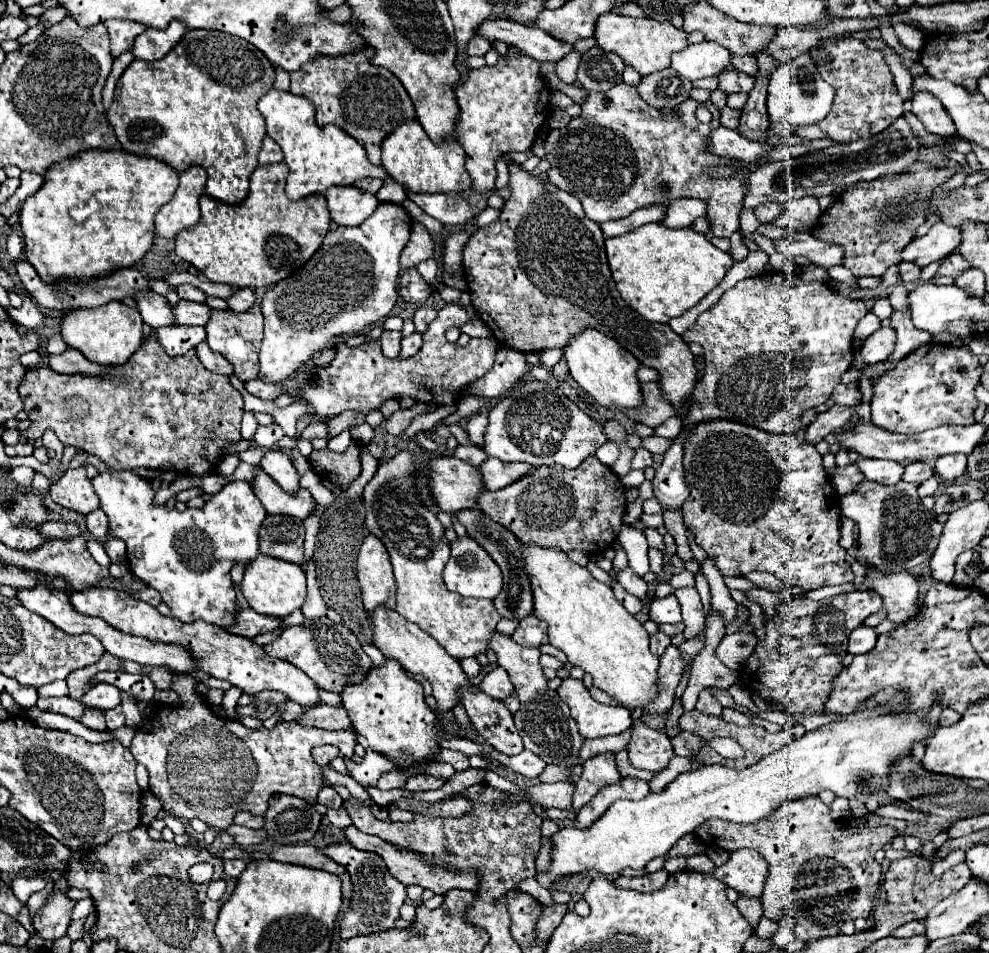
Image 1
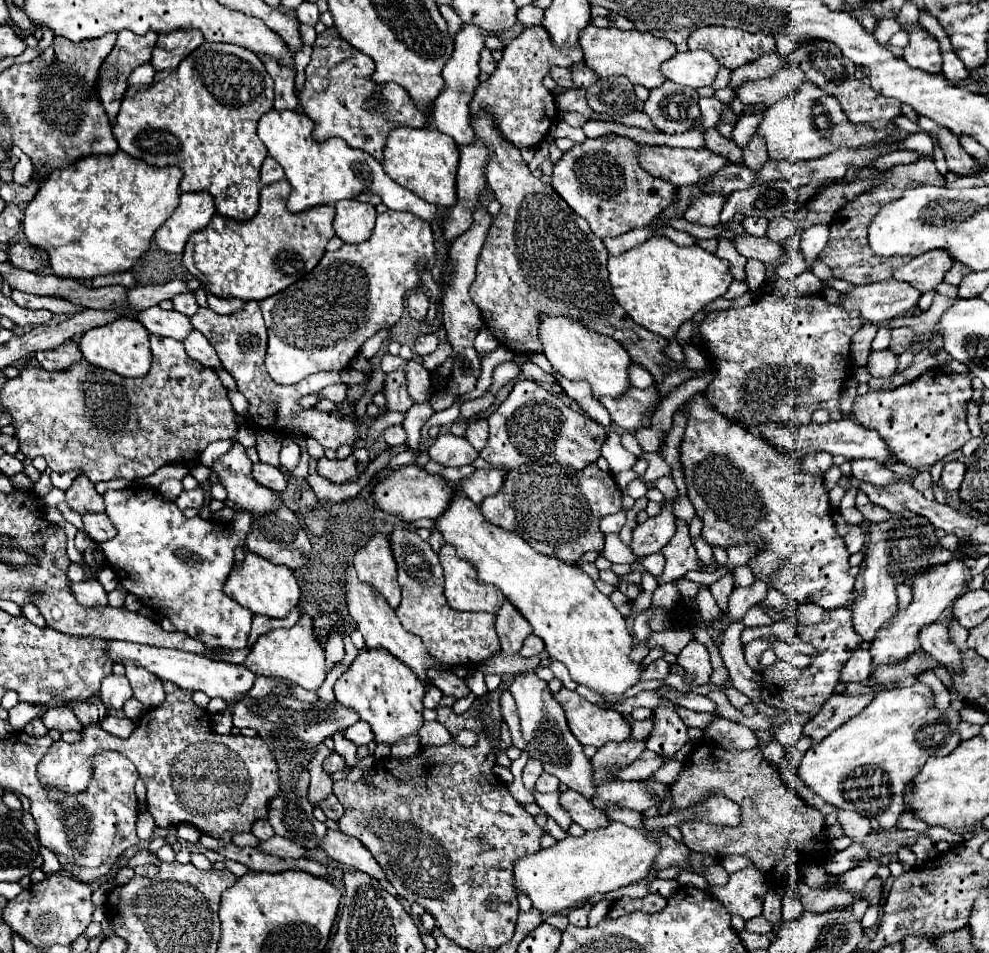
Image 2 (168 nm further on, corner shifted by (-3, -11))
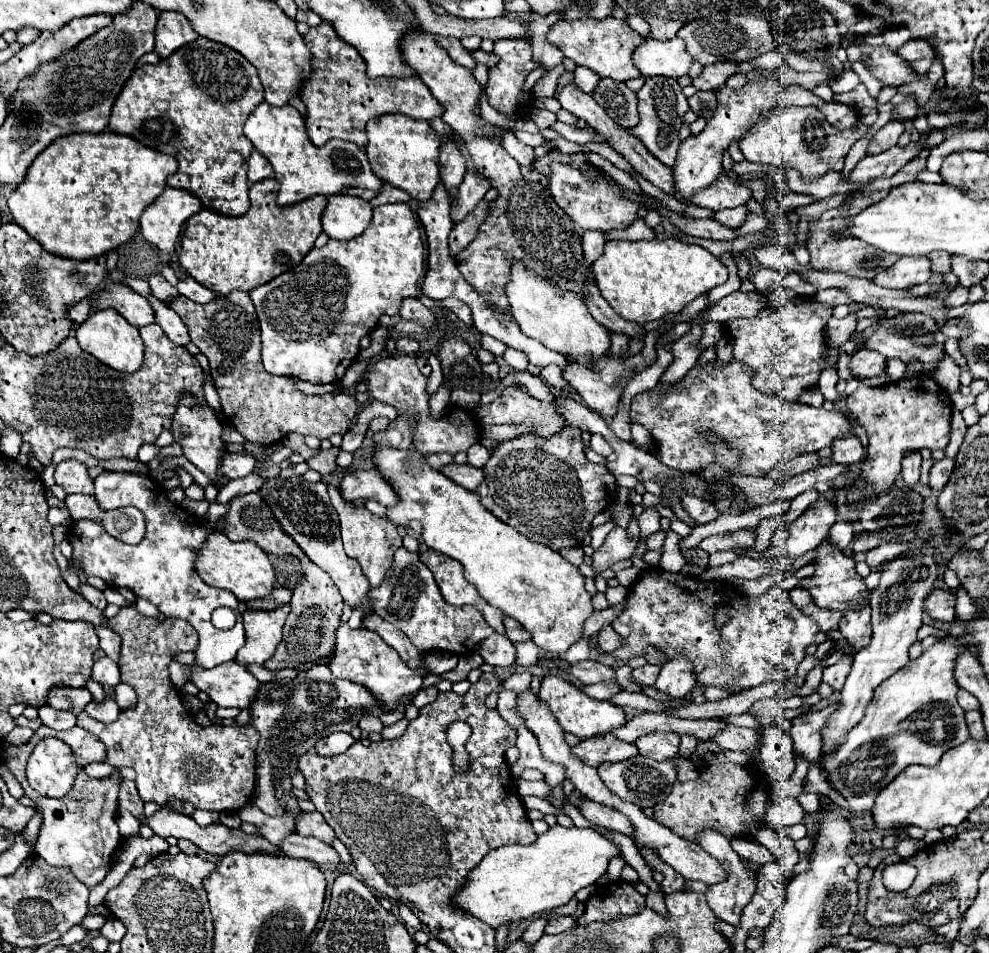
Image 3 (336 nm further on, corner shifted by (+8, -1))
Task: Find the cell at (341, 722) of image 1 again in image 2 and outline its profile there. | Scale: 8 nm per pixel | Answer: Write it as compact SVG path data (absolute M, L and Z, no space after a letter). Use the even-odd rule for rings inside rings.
M359 721L347 729L347 739L359 747L359 745L367 745L375 741L375 735L371 733L371 727L365 721Z

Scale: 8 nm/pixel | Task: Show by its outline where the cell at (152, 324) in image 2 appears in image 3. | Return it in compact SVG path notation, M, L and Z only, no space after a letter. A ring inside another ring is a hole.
M108 281L106 287L102 289L102 293L98 293L96 307L98 309L112 307L122 317L126 317L128 323L132 323L136 327L154 323L154 313L152 313L152 307L150 307L148 299L144 299L142 295L138 295L130 287L118 285L114 281Z

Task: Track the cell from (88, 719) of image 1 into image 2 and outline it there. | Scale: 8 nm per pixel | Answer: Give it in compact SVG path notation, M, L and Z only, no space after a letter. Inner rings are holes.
M101 699L81 701L81 703L73 705L71 711L81 721L81 725L99 725L99 719L103 719L103 715L107 715L107 709L101 703Z

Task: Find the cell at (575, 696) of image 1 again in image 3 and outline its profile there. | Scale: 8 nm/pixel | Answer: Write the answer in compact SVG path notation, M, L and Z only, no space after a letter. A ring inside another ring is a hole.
M546 675L542 677L542 687L538 691L538 697L542 701L546 701L554 713L554 717L558 719L558 723L562 725L562 729L566 733L572 733L576 735L578 739L588 739L588 737L594 737L594 735L600 735L600 733L608 733L616 727L622 727L626 723L626 717L624 717L624 711L616 705L612 705L610 701L598 701L598 699L592 699L588 695L584 695L576 685L572 685L570 681L562 679L562 677L556 677L556 675Z

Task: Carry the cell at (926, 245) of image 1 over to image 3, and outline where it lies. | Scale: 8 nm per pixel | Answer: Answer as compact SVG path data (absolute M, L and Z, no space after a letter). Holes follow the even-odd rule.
M900 257L888 269L880 269L874 283L890 289L906 289L910 285L920 285L930 279L928 257Z

